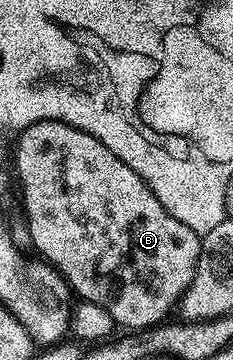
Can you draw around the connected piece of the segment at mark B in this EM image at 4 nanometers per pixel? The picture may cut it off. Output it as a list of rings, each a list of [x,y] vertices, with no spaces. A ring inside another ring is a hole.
[[[40,121],[34,125],[28,125],[27,128],[20,130],[16,137],[17,177],[21,180],[21,193],[25,196],[23,210],[26,213],[26,223],[30,225],[33,249],[41,252],[42,254],[38,254],[54,269],[61,272],[72,292],[80,300],[99,303],[99,307],[103,307],[103,311],[107,311],[107,315],[111,315],[113,322],[120,328],[122,325],[122,330],[136,331],[162,324],[172,314],[169,313],[172,309],[174,312],[175,306],[180,302],[195,275],[195,267],[201,250],[199,234],[191,231],[191,227],[179,223],[179,219],[171,216],[163,207],[163,203],[159,203],[159,199],[155,199],[151,187],[147,187],[147,183],[143,179],[139,179],[139,175],[135,175],[135,171],[131,171],[131,167],[127,167],[127,163],[123,163],[123,159],[119,159],[119,155],[111,155],[111,151],[107,151],[107,147],[103,147],[103,143],[99,139],[58,121]]]

